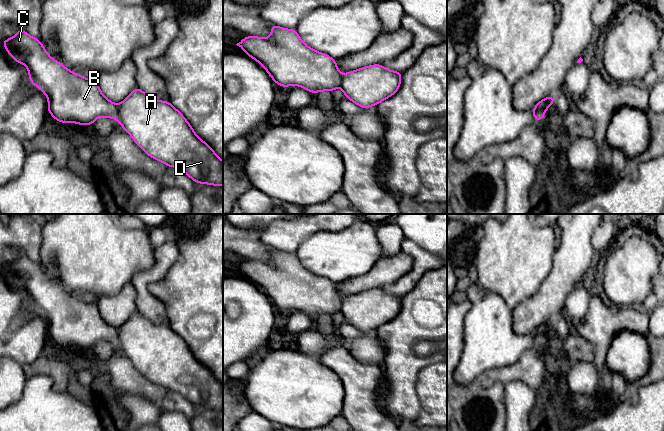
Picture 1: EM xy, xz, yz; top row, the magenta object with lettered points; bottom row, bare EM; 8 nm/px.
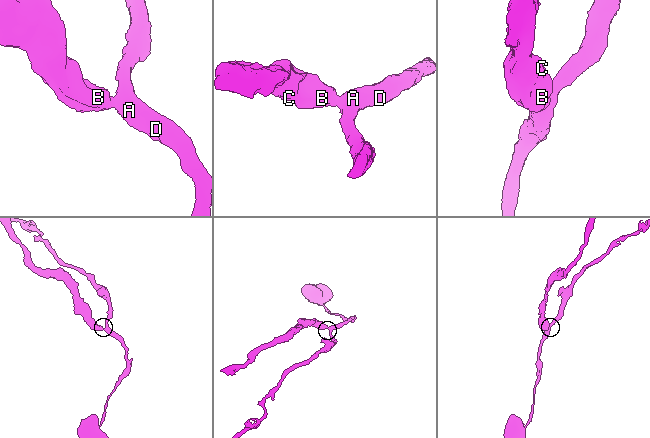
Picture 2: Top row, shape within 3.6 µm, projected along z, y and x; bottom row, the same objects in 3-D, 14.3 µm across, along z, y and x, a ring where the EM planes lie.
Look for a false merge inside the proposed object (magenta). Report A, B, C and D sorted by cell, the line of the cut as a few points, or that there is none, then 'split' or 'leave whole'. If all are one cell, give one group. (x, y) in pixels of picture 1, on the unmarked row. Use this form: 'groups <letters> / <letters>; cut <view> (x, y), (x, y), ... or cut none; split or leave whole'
groups A D / B C; cut xy (118, 329), (118, 340), (116, 342); split

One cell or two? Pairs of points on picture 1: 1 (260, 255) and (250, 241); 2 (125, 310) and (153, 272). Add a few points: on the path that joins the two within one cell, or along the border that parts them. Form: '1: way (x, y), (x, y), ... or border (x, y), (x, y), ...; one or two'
1: way (258, 252), (250, 244); one
2: border (131, 282), (136, 291), (136, 307), (138, 309); two

